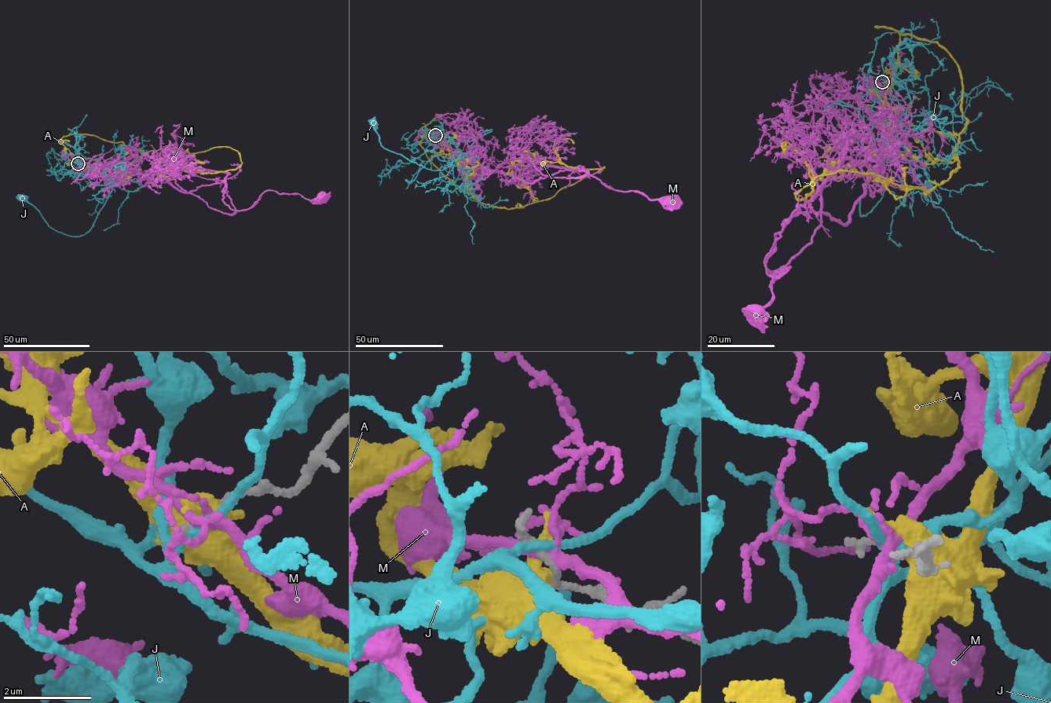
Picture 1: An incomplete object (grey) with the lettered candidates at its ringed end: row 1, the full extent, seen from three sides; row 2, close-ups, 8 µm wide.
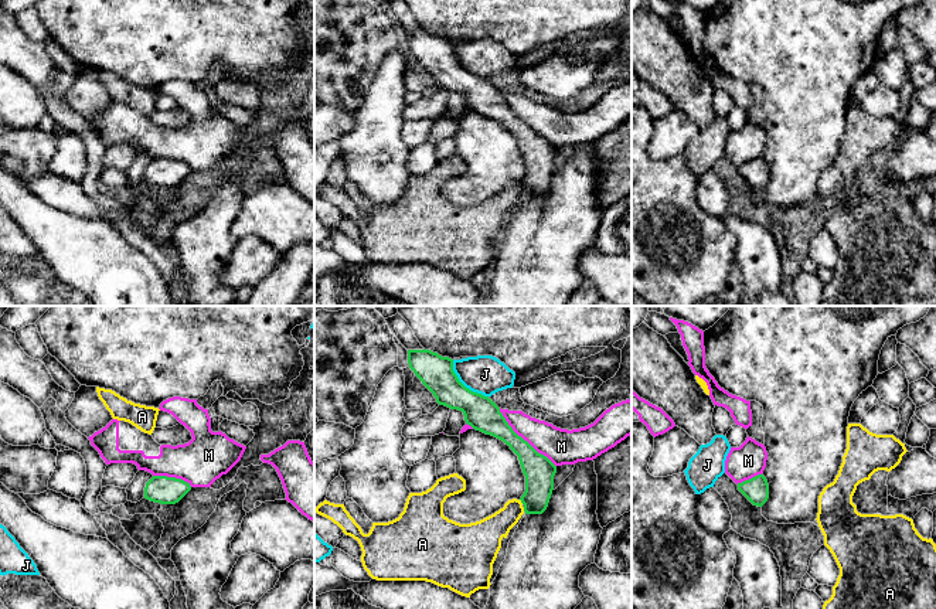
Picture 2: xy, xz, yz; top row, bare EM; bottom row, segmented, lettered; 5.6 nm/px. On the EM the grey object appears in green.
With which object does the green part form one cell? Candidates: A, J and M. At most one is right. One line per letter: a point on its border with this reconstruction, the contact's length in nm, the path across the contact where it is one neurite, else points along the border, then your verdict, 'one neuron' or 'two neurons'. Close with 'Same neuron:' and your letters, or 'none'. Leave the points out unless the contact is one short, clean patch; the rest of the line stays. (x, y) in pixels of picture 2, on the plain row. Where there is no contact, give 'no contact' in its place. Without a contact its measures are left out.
A: meets green in xz at (521, 184); contact 40 nm long; border along xz (520, 181), (523, 186); two neurons
J: meets green in xz at (462, 67); contact 300 nm long; two neurons
M: meets green in xz at (523, 122); contact 460 nm long; two neurons
Same neuron: none

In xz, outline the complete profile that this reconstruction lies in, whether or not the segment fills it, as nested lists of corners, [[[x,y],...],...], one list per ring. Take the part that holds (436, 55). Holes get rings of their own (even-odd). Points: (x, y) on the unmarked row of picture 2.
[[[408,33],[408,47],[422,67],[433,76],[439,88],[462,93],[473,112],[491,118],[518,139],[525,159],[521,178],[525,197],[542,197],[554,173],[557,149],[538,136],[508,108],[500,91],[489,79],[466,71],[453,54],[453,42],[430,33]]]

